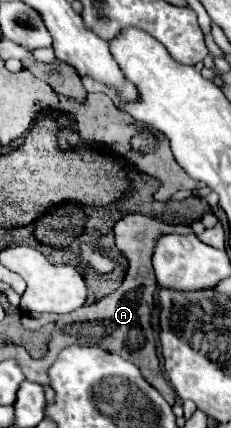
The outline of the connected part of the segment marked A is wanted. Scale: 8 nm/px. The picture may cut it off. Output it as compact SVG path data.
M139 213L127 215L115 225L115 243L123 251L123 255L129 259L129 269L127 269L123 285L113 295L103 297L97 303L83 305L77 311L71 311L65 315L53 315L51 323L55 323L55 335L49 343L49 353L39 361L23 359L23 363L33 363L33 381L35 383L49 385L47 371L63 347L73 345L73 343L99 345L105 351L117 353L123 359L139 365L147 383L151 383L167 399L169 405L175 403L175 391L161 373L161 365L159 365L159 357L157 357L157 341L155 341L153 327L151 327L151 313L157 305L157 301L155 301L157 281L155 281L153 265L151 265L151 255L153 255L157 237L167 235L167 233L183 233L185 235L185 233L193 233L193 229L187 225L167 225L159 219L139 215Z

